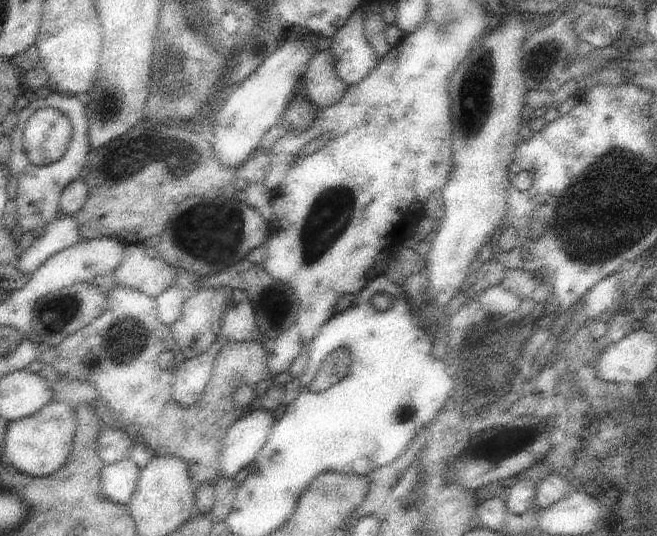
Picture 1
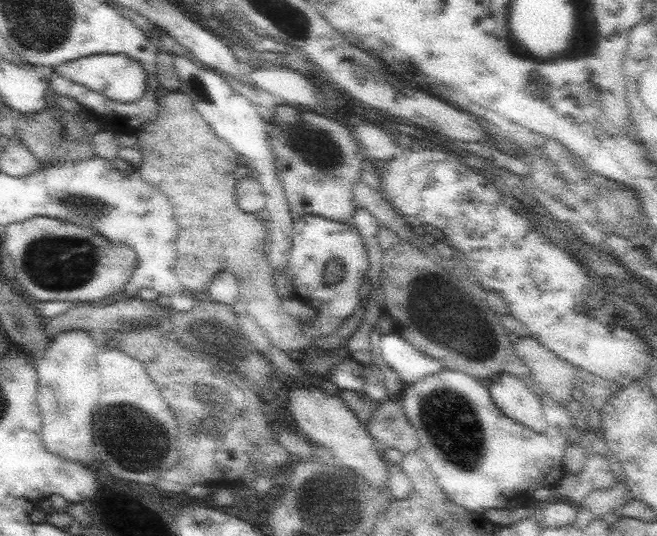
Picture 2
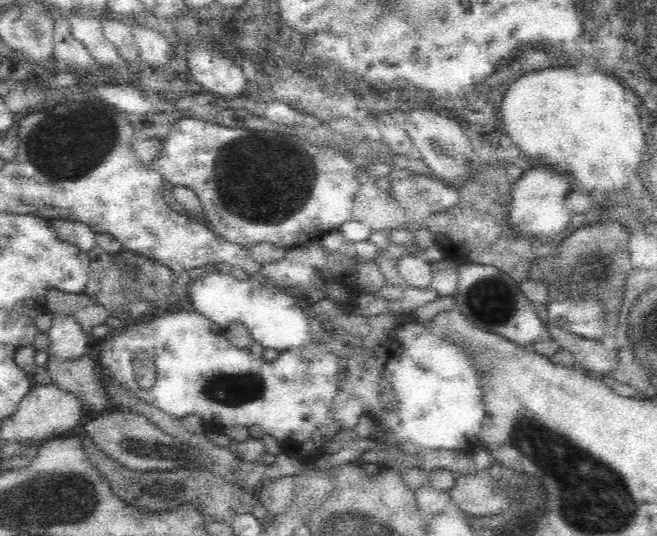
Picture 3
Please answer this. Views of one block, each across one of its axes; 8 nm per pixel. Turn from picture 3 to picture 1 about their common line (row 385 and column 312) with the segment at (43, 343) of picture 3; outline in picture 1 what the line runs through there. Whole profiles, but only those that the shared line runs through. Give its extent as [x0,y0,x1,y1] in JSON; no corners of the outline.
[301,46,347,108]

